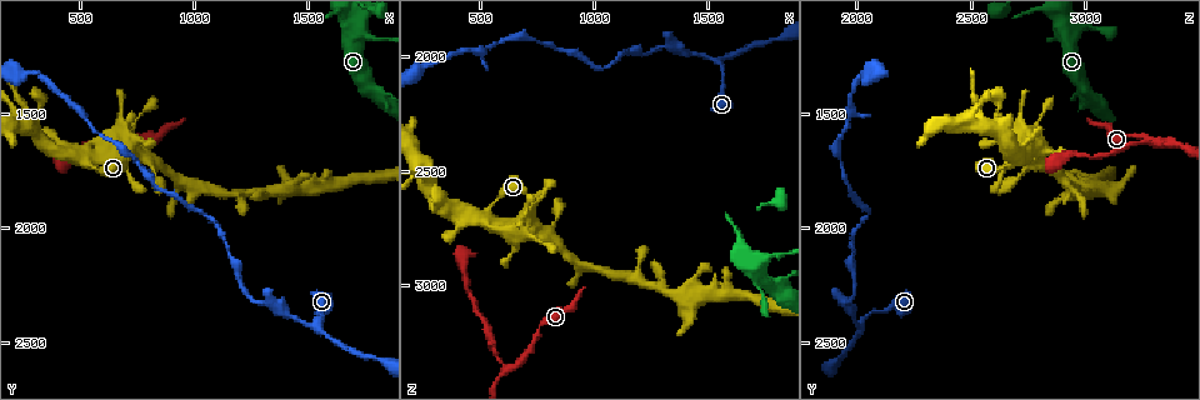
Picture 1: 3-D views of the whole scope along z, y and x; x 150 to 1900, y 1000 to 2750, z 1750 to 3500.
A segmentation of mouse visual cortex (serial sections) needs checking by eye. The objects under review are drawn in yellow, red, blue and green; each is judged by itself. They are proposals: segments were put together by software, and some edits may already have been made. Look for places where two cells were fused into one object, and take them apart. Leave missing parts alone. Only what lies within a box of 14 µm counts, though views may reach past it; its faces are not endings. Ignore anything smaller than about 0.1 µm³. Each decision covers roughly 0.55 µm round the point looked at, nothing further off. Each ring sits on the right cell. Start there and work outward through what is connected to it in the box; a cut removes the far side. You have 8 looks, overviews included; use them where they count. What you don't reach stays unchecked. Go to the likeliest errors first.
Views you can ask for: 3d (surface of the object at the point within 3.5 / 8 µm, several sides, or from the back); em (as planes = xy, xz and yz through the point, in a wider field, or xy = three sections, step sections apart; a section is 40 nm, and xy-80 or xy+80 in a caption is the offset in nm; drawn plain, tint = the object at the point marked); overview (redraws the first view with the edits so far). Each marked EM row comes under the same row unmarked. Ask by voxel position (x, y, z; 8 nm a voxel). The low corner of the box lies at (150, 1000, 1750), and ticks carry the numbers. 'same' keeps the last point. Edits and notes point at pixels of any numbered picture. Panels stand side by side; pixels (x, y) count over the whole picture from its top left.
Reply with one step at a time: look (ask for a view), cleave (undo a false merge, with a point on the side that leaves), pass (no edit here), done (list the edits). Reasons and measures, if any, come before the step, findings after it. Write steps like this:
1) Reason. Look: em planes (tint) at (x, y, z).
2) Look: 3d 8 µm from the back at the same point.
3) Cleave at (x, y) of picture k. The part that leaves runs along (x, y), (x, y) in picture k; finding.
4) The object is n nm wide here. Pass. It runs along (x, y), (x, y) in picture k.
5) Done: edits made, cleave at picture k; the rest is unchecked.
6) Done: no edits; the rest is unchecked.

Abrupt turn. Look: 3d 3.5 µm at (1700, 1120, 2960).

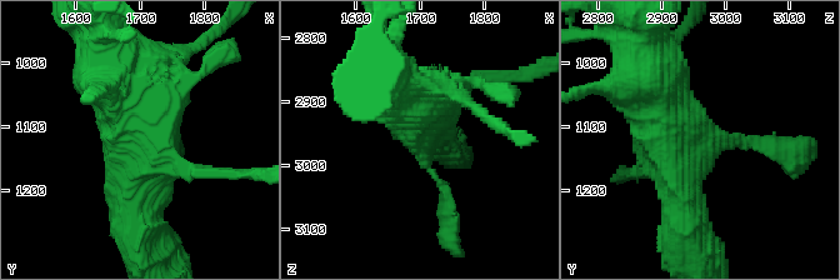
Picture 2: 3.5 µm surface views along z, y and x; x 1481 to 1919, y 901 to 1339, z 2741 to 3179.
Shape alone is not enough. Look: em xy step 2 (tint) at (1705, 1125, 2960).

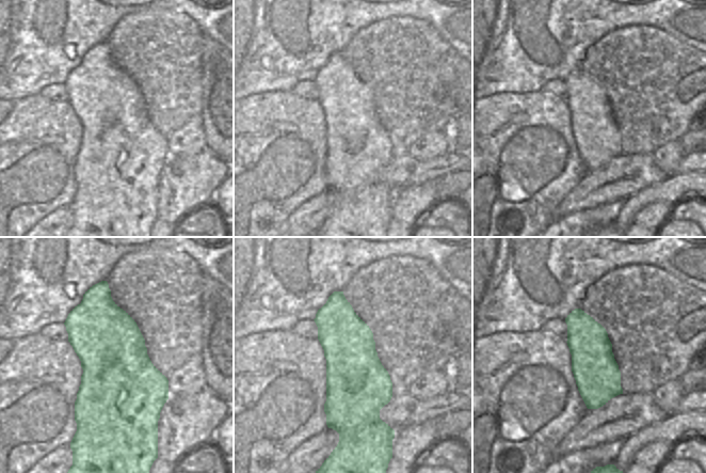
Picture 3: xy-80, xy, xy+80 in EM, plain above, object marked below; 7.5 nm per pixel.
Pass. It runs along (685, 218), (701, 141), (778, 145) in picture 2; continuous, no second cell.

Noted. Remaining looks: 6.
A narrow waist. Look: 3d 8 µm at (620, 1620, 3360).

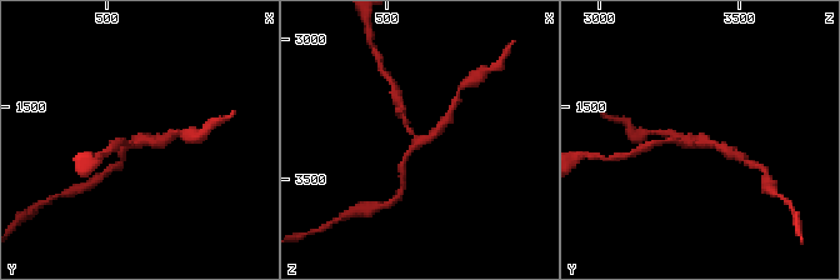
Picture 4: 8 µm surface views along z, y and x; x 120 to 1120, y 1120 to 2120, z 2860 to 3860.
Look: 3d 3.5 µm at (620, 1620, 3370).

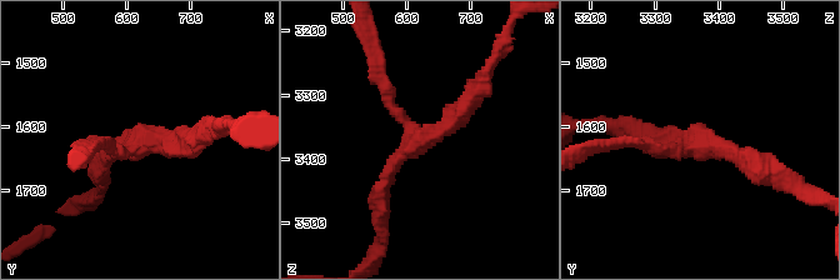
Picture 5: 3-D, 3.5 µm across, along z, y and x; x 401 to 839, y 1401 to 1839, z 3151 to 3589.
3 arms meet here; the arms are 150, 200, 300 nm wide. Look: em xy step 2 (tint) at (620, 1625, 3365).

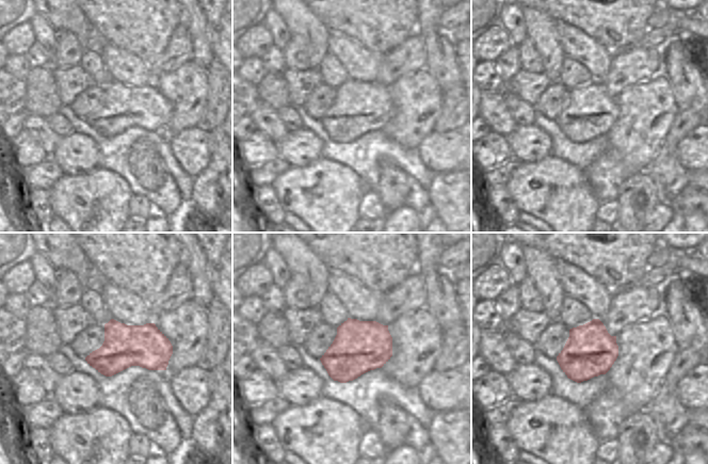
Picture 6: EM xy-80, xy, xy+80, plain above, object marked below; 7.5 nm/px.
Pass. It runs along (481, 86), (420, 138), (374, 74) in picture 5; all the same cell.

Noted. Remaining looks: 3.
Look: 3d 3.5 µm at (1520, 2430, 2010).

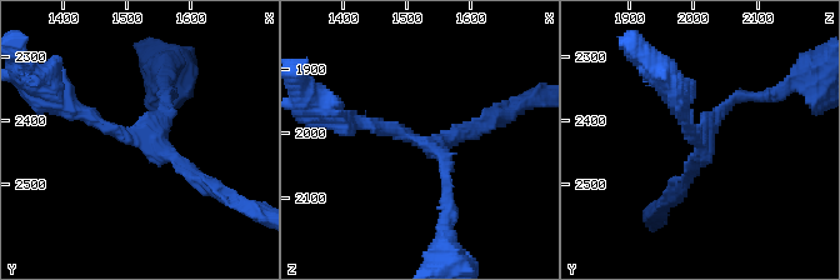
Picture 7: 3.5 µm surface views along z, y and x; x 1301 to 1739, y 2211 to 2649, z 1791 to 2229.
3 arms meet here; the arms are 150, 150, 200 nm wide. Look: em xy step 5 (tint) at (1535, 2420, 2020).

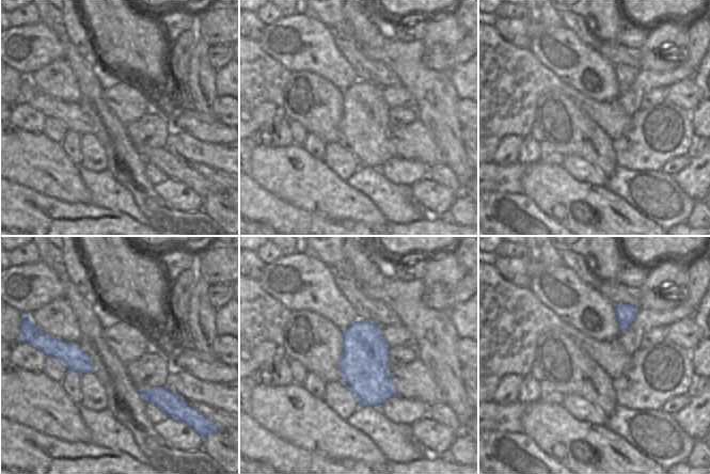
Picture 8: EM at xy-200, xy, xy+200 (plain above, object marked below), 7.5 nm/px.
Pass. It runs along (448, 209), (435, 150), (359, 121) in picture 7; one cell here.

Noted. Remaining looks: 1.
Done: no edits; the rest is unchecked.

